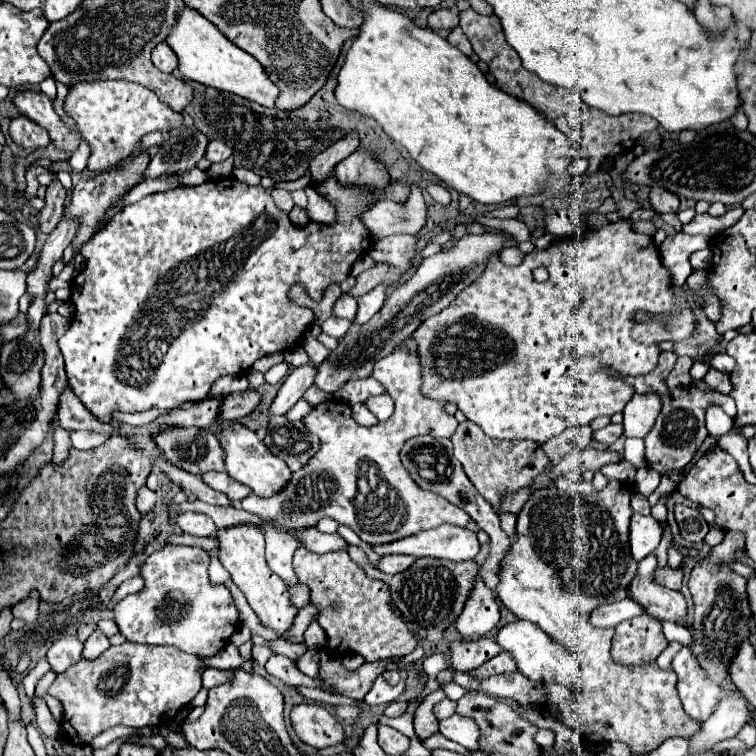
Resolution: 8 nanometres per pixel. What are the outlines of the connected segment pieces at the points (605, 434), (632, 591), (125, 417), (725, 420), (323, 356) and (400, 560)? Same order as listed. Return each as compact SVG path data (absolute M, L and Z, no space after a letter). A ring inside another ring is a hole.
M609 424L609 426L605 426L603 430L597 430L597 432L593 434L593 438L595 438L597 442L601 442L601 444L611 446L621 434L623 434L623 426L621 426L621 424Z
M649 554L645 560L639 562L637 580L629 586L629 596L635 598L639 604L645 604L647 614L657 616L659 620L679 622L687 626L687 606L681 592L673 592L665 586L653 584L653 570L657 568L657 556Z
M157 408L134 414L121 414L119 412L119 414L113 416L113 422L123 422L128 427L140 427L149 424L151 420L155 420L158 416L168 414L169 412L169 409L161 410Z
M709 408L707 412L707 430L709 436L713 438L711 448L717 446L717 438L721 438L721 434L729 432L733 428L733 418L725 416L725 412L721 412L721 408Z
M305 334L305 352L309 354L309 358L311 358L313 364L321 364L321 362L327 360L329 354L331 354L329 348L325 348L317 338L307 336L307 334Z
M383 556L379 562L377 562L377 570L385 572L385 574L399 574L403 572L405 568L409 568L409 564L413 564L413 556Z

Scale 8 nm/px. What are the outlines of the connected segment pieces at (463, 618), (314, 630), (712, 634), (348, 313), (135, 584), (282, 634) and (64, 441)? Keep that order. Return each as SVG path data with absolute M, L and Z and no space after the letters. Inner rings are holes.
M477 574L473 582L473 590L465 602L465 608L455 620L457 630L461 632L463 638L475 640L489 634L497 626L499 616L501 614L499 614L499 606L493 592L485 586L481 576Z
M317 622L309 624L309 628L305 632L305 644L307 644L307 648L313 648L313 650L319 650L327 644L327 634L323 632L323 628Z
M727 532L725 540L711 550L711 556L695 564L689 578L689 590L695 602L695 620L691 626L695 638L693 654L699 656L701 666L707 670L709 676L715 678L715 682L727 678L729 660L737 650L737 644L741 644L741 640L749 636L747 620L751 616L751 608L745 590L747 582L739 574L731 572L729 566L725 566L725 562L731 562L735 550L743 544L745 544L743 532Z
M349 294L339 296L339 300L333 304L333 314L339 316L339 318L353 320L355 312L357 312L357 300L353 296L349 296Z
M137 576L137 578L131 578L131 580L127 580L127 582L123 582L121 584L121 588L115 592L115 596L111 598L111 602L109 602L109 608L113 608L121 598L125 598L127 594L135 594L135 592L141 592L145 588L145 582Z
M227 528L227 530L219 530L217 538L221 544L219 560L225 566L225 570L231 574L233 582L243 590L259 622L265 628L271 628L279 638L287 638L287 632L291 630L297 614L291 614L291 600L289 600L287 584L275 572L271 572L271 568L265 562L263 532L259 528Z
M60 426L55 427L55 431L53 434L55 445L52 461L56 465L61 465L69 455L69 449L72 447L69 436L69 431L62 429Z

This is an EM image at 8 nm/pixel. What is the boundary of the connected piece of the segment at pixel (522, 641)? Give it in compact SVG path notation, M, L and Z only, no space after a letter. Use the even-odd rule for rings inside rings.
M517 620L513 624L503 626L497 634L497 644L513 654L519 672L523 672L531 680L543 678L545 684L555 682L561 686L575 686L579 682L579 664L575 662L575 658L559 642L553 642L541 628L531 622Z

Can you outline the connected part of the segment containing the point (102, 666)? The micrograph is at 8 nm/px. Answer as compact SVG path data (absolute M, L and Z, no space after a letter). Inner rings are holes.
M125 642L107 648L99 658L81 658L67 672L57 674L47 692L61 700L65 708L61 720L63 738L81 746L111 726L157 728L169 724L201 690L201 674L201 660L193 654L177 648Z

